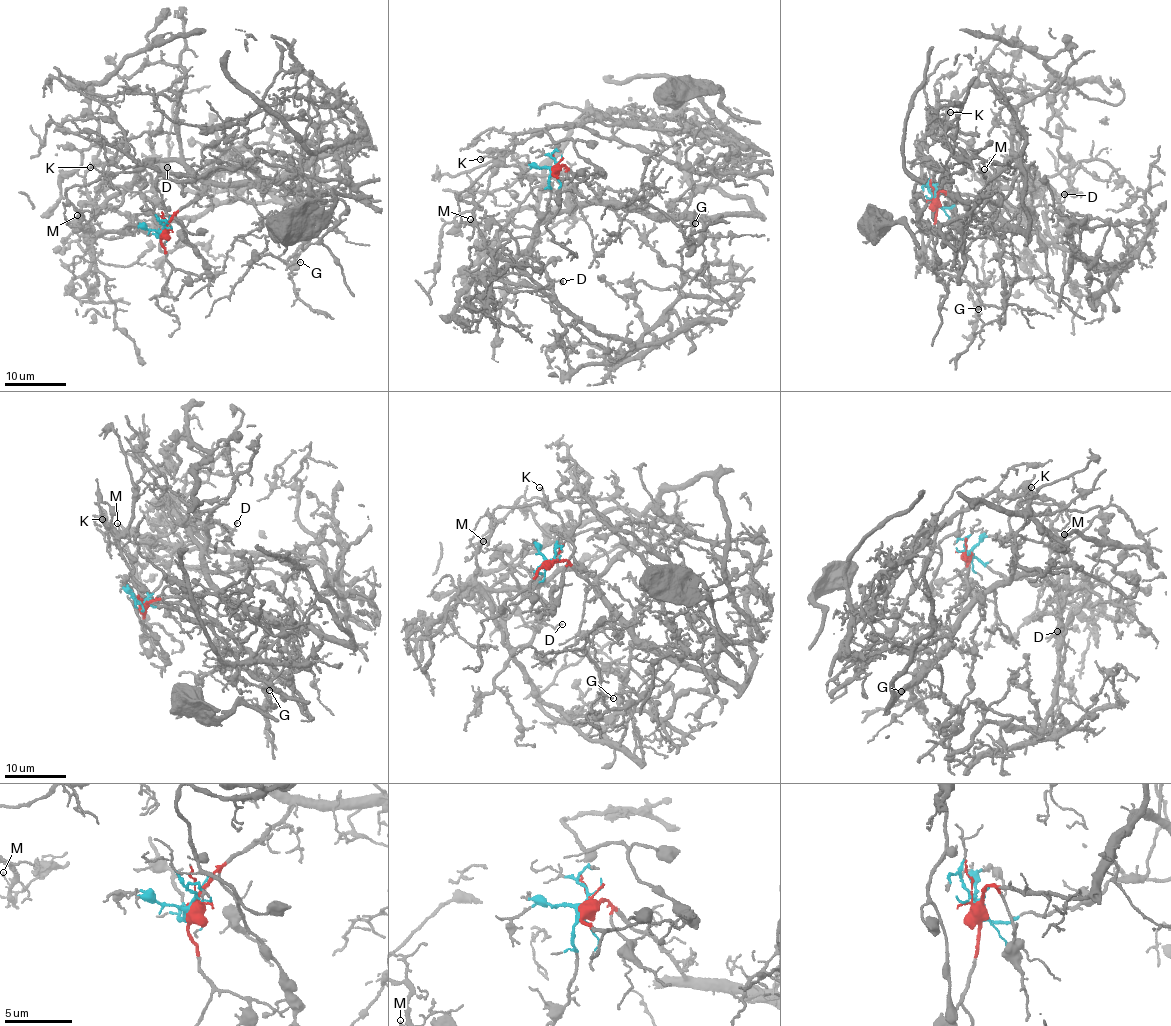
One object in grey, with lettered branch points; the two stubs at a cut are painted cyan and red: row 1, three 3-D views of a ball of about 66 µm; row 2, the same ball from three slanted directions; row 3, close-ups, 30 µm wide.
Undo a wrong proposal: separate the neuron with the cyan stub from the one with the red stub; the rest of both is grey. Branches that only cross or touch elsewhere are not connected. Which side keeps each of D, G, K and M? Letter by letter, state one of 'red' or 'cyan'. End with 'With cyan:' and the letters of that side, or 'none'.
D: red
G: red
K: cyan
M: cyan
With cyan: K, M

